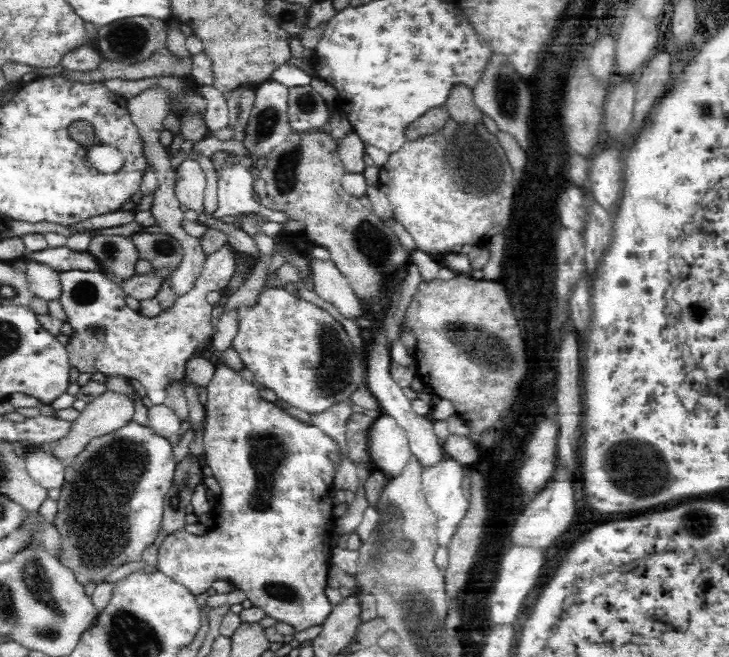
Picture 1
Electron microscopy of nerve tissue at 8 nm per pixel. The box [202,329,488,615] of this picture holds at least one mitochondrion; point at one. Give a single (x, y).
(267, 450)

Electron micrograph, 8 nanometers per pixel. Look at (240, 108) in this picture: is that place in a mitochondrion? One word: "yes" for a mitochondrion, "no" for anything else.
yes

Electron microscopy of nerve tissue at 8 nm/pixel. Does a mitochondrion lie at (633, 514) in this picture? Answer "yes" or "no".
no

